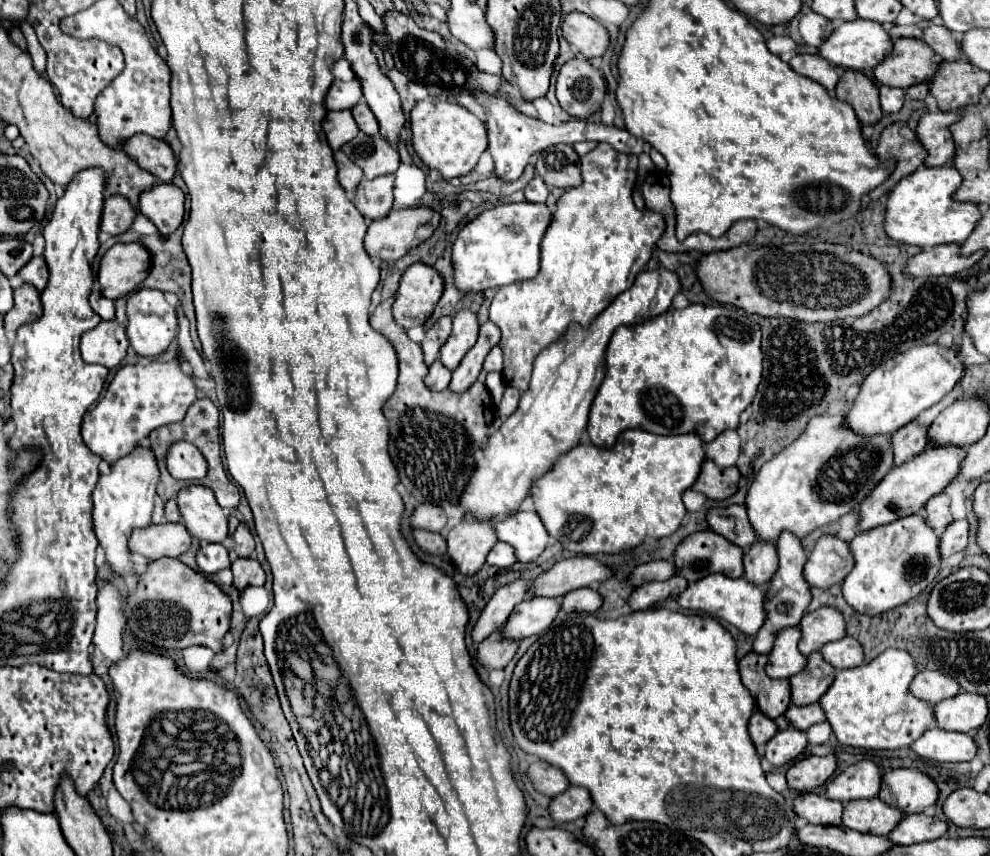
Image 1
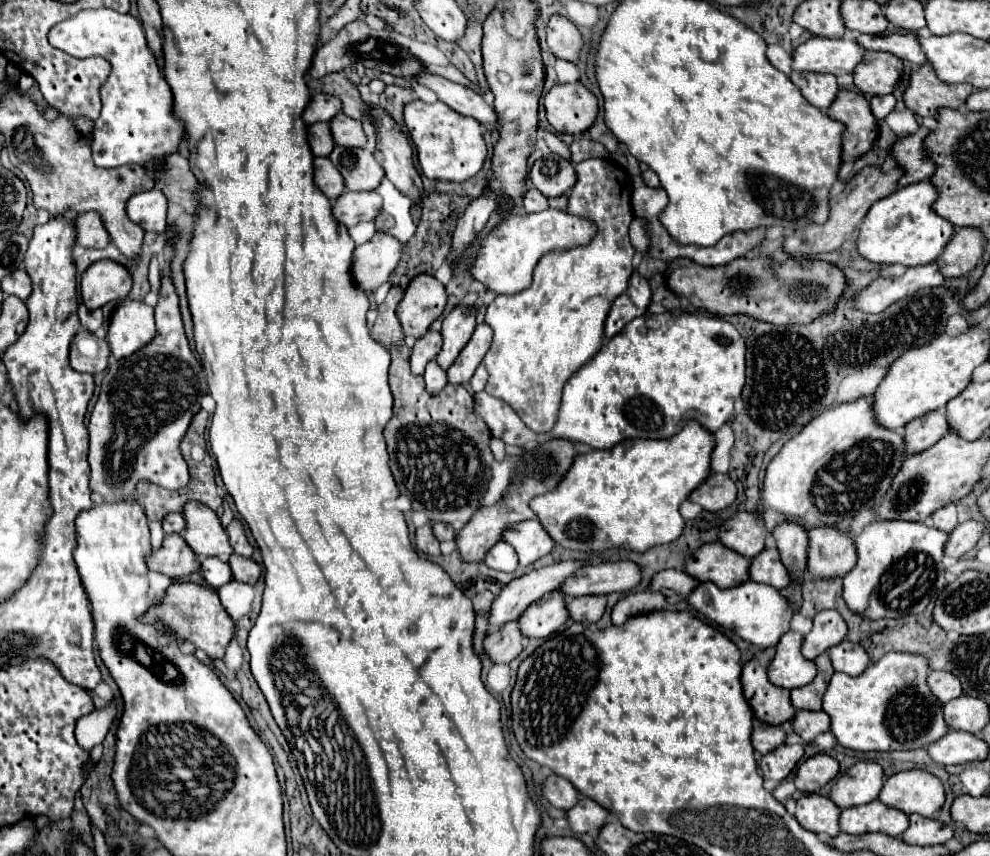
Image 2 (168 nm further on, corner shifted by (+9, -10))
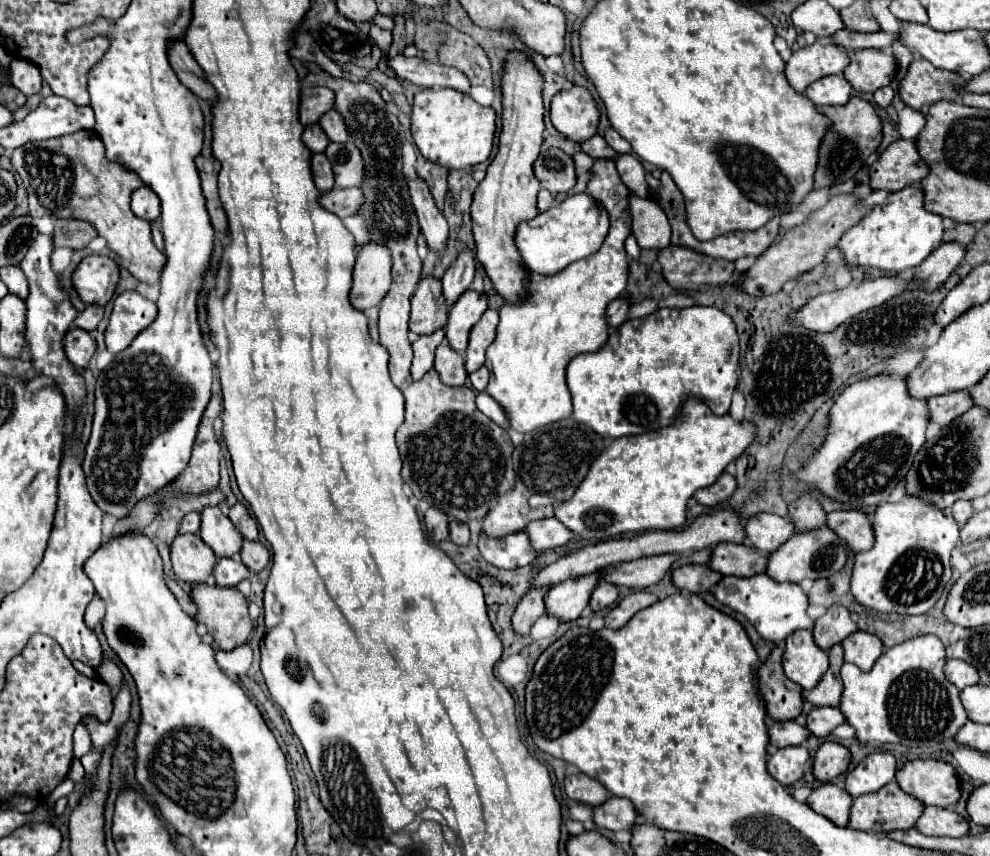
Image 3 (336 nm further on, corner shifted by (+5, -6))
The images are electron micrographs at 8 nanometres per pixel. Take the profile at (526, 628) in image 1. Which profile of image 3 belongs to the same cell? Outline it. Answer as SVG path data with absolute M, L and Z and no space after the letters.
M600 571L556 583L546 593L546 613L560 621L574 621L590 603L590 595L600 581Z

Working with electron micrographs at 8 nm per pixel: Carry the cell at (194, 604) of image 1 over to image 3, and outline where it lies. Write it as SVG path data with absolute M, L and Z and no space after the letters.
M194 585L192 587L192 599L198 605L198 623L206 625L208 633L214 637L216 645L224 651L232 651L238 645L244 645L254 629L254 623L248 613L248 601L246 597L234 587L234 589L222 589L222 587L208 587L208 585Z

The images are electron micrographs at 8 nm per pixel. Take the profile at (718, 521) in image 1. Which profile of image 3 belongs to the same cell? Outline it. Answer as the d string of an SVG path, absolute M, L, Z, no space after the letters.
M758 513L750 517L746 525L746 537L750 545L768 555L774 553L782 543L786 543L794 533L794 523L774 513Z

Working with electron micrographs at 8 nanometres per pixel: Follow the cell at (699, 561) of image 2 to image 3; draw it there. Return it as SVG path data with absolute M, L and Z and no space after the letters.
M720 543L712 551L710 567L722 575L734 577L752 577L758 573L766 573L768 557L760 553L752 545L736 545L736 543Z

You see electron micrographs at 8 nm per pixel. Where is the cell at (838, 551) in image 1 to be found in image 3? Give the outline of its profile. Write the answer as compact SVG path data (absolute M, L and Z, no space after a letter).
M834 511L828 513L828 527L834 529L848 545L850 551L860 553L874 545L874 529L862 511Z

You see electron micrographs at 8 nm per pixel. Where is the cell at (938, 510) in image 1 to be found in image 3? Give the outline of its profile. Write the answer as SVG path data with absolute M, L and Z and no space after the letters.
M956 501L956 503L952 505L952 515L954 515L954 519L956 519L960 525L964 525L964 523L974 515L972 503L970 503L970 501Z

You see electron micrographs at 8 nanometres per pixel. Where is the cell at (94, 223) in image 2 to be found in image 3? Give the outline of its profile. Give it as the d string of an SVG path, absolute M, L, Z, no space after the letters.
M58 219L52 233L54 247L70 247L74 251L84 249L96 235L98 233L90 223L78 219Z

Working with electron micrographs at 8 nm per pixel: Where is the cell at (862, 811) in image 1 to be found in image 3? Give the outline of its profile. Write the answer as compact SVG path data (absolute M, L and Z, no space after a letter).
M890 781L880 791L854 799L850 827L878 833L910 829L916 825L922 811L924 805L918 799L898 789L896 781Z

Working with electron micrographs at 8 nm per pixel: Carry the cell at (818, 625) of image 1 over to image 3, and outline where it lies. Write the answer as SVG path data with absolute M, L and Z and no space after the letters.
M842 605L828 607L826 615L822 615L814 625L814 641L820 649L828 651L832 645L842 643L848 635L858 631L850 611Z

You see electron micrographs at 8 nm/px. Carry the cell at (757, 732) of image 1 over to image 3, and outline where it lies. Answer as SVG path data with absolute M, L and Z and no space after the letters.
M782 721L782 723L772 723L770 729L770 743L774 747L792 747L792 745L802 745L810 737L810 731L796 721Z

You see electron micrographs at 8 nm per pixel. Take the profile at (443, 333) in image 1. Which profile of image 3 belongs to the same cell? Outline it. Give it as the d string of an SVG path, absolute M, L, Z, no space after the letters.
M438 329L432 335L420 335L414 343L414 361L412 361L412 379L422 379L426 371L432 369L434 365L434 351L436 347L444 341L444 331Z

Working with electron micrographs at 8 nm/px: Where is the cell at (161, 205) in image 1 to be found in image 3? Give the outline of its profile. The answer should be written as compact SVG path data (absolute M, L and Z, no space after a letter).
M146 185L138 187L132 193L132 211L134 211L136 217L146 219L146 221L158 219L160 217L160 199L158 199L158 195Z

